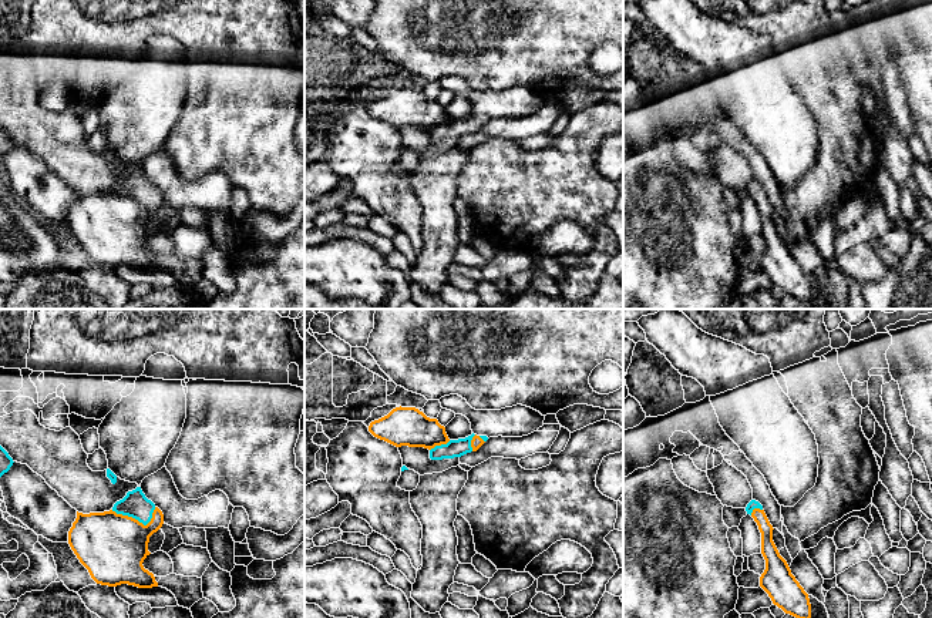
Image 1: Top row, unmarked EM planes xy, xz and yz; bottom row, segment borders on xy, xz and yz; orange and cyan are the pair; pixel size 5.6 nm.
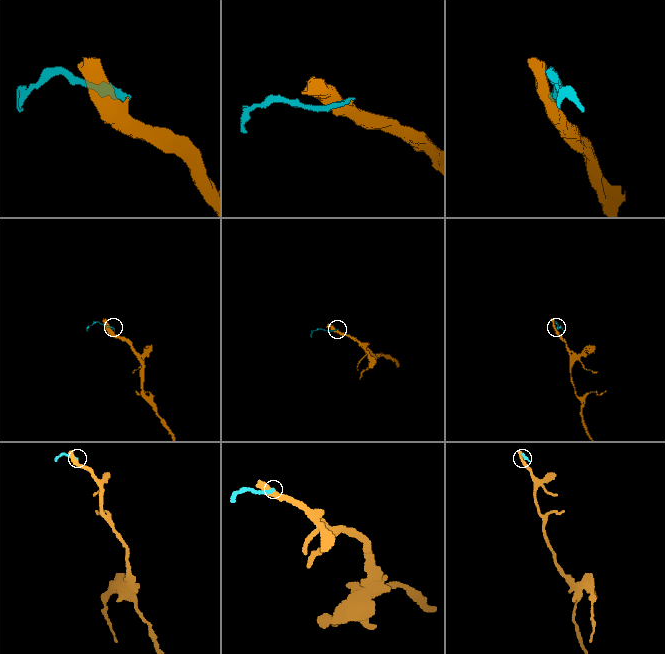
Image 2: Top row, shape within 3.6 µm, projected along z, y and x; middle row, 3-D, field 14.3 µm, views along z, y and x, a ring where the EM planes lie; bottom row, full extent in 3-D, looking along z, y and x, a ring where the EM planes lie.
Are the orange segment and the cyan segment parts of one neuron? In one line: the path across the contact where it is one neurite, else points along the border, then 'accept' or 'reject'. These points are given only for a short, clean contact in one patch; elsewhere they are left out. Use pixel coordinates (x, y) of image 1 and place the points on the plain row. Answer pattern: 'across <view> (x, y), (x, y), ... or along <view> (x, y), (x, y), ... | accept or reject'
across xy (113, 228), (137, 201), (134, 185) | accept

